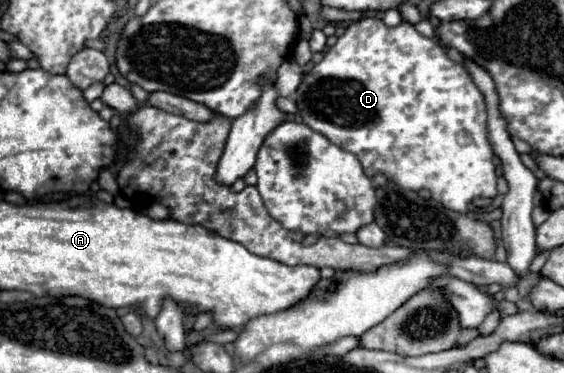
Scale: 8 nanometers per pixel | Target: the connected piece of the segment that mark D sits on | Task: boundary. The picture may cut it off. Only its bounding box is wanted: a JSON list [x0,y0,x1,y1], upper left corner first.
[296,17,496,213]

